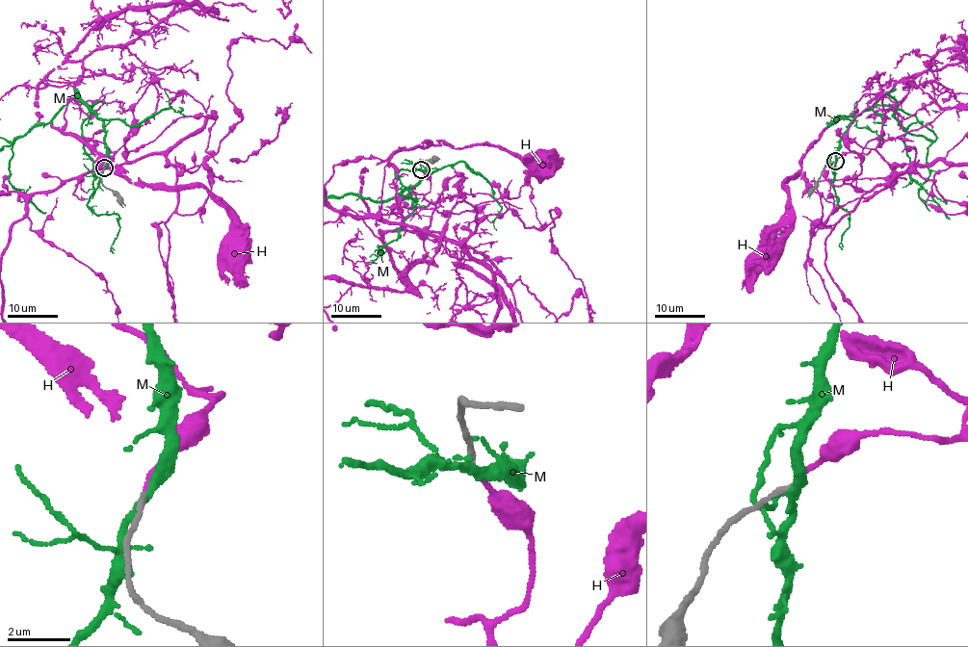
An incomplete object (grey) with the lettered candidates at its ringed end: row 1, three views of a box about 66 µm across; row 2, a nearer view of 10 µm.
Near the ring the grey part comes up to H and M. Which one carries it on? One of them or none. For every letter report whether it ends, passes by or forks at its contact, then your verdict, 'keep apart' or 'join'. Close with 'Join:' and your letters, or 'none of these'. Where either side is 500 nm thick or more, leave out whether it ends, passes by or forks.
H: it ends there; join
M: it passes by; keep apart
Join: H

